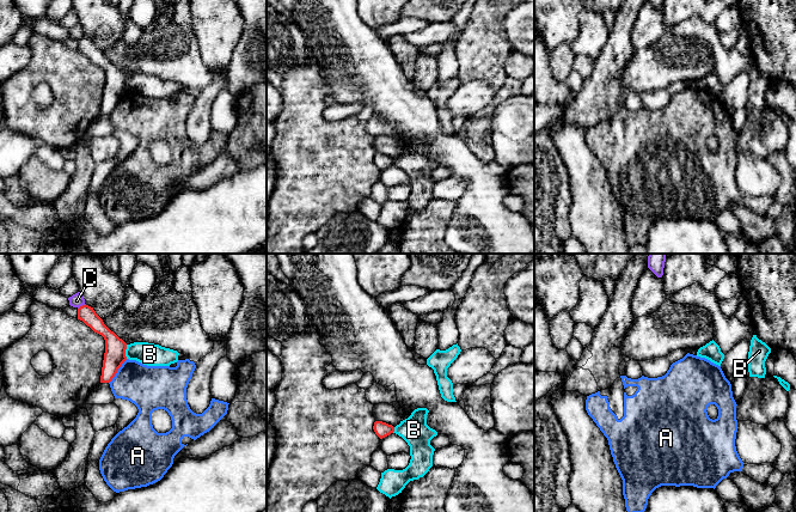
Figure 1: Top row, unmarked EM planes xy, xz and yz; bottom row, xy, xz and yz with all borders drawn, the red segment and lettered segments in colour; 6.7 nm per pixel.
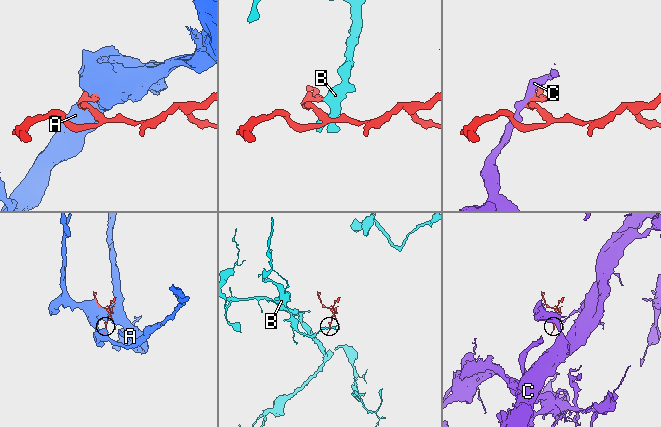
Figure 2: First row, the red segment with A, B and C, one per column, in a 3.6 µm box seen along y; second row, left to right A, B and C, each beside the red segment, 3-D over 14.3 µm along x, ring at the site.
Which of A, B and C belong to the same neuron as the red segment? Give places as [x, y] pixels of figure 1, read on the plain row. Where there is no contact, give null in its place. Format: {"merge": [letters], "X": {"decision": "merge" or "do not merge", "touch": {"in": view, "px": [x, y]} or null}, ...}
{"merge": [], "A": {"decision": "do not merge", "touch": {"in": "xy", "px": [117, 102]}}, "B": {"decision": "do not merge", "touch": {"in": "xy", "px": [124, 84]}}, "C": {"decision": "do not merge", "touch": {"in": "xy", "px": [83, 37]}}}

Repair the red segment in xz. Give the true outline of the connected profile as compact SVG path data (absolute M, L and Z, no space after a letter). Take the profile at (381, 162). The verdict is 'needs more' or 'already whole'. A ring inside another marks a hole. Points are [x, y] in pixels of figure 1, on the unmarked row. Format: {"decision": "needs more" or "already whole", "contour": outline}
{"decision": "already whole", "contour": "M375 153L373 161L375 166L382 171L394 164L394 159L382 153Z"}

